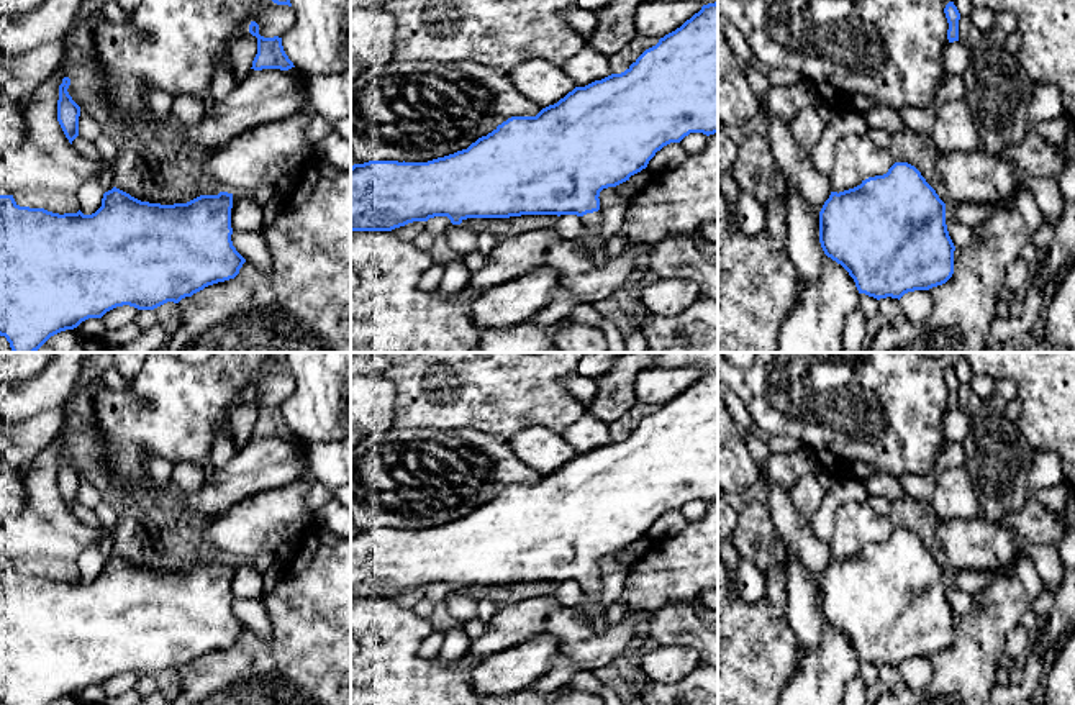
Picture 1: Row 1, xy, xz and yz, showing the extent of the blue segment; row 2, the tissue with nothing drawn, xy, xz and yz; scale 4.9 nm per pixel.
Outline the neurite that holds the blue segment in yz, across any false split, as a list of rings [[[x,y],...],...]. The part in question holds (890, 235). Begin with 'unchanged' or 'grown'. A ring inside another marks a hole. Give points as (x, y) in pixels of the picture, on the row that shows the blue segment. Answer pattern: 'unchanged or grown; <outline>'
grown; [[[895,162],[883,175],[831,192],[819,212],[821,248],[849,272],[859,293],[900,300],[908,292],[929,290],[954,274],[947,220],[973,230],[996,210],[1011,208],[1032,233],[1044,225],[1026,177],[1016,175],[1019,185],[1006,203],[946,205],[914,166]]]

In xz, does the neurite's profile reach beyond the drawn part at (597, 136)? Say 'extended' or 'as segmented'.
extended

